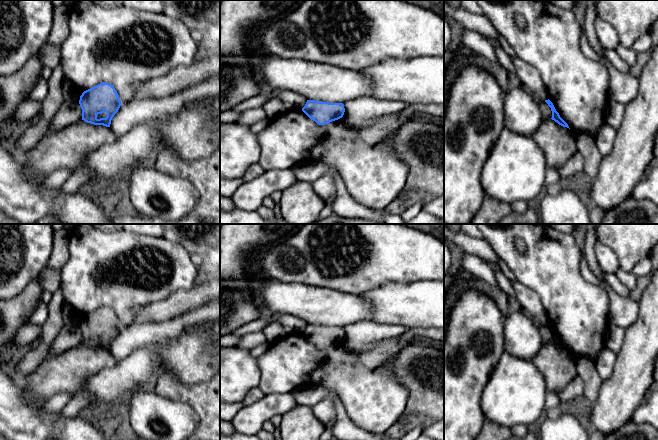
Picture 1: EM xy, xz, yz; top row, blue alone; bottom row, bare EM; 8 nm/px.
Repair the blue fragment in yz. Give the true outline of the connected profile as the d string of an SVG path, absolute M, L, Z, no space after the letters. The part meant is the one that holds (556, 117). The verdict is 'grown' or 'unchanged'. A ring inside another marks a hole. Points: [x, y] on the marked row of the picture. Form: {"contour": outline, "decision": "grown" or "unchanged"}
{"contour": "M549 99L545 100L545 102L551 108L551 111L552 111L552 118L551 119L563 127L569 128L568 124L560 117L559 113L556 111L553 103Z", "decision": "unchanged"}

